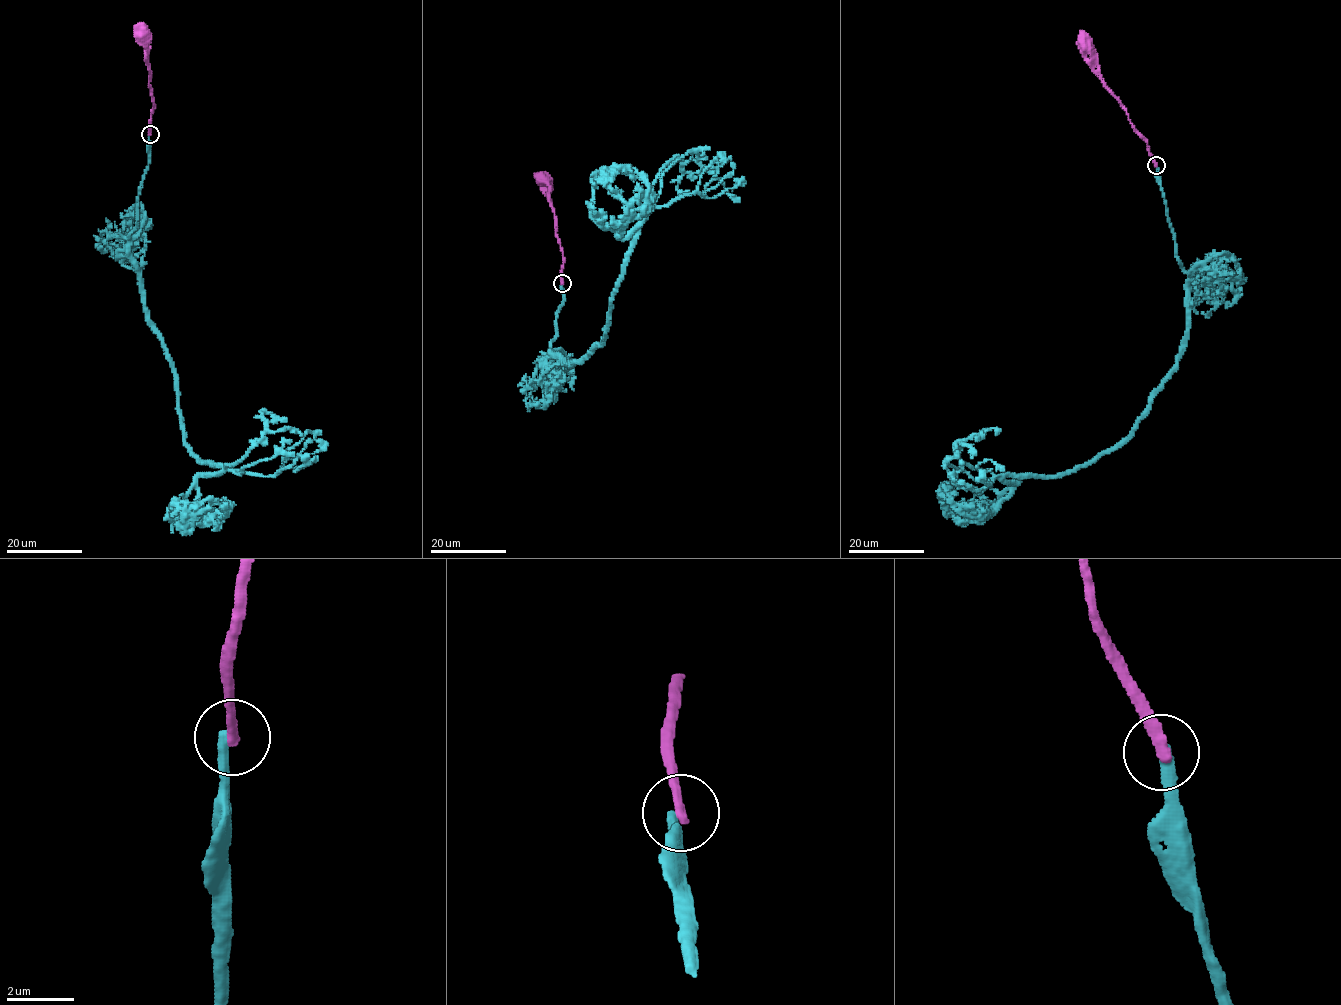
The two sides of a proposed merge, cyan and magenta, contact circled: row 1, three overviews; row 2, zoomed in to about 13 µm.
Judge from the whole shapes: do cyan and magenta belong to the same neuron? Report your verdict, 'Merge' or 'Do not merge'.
Do not merge

